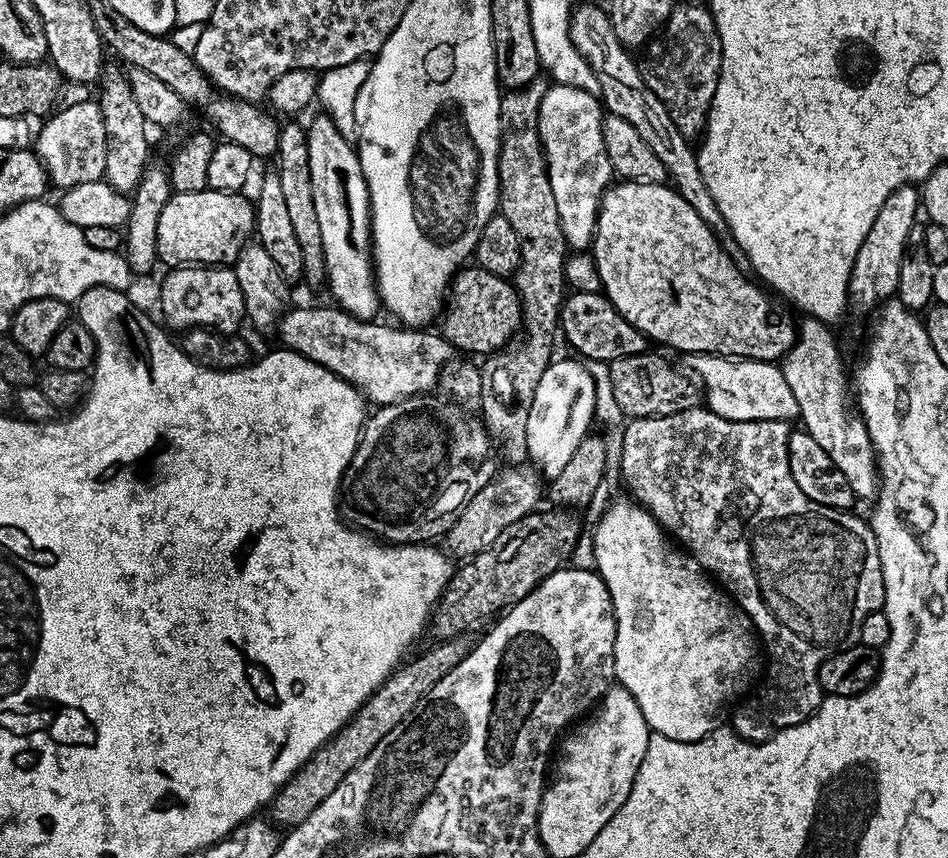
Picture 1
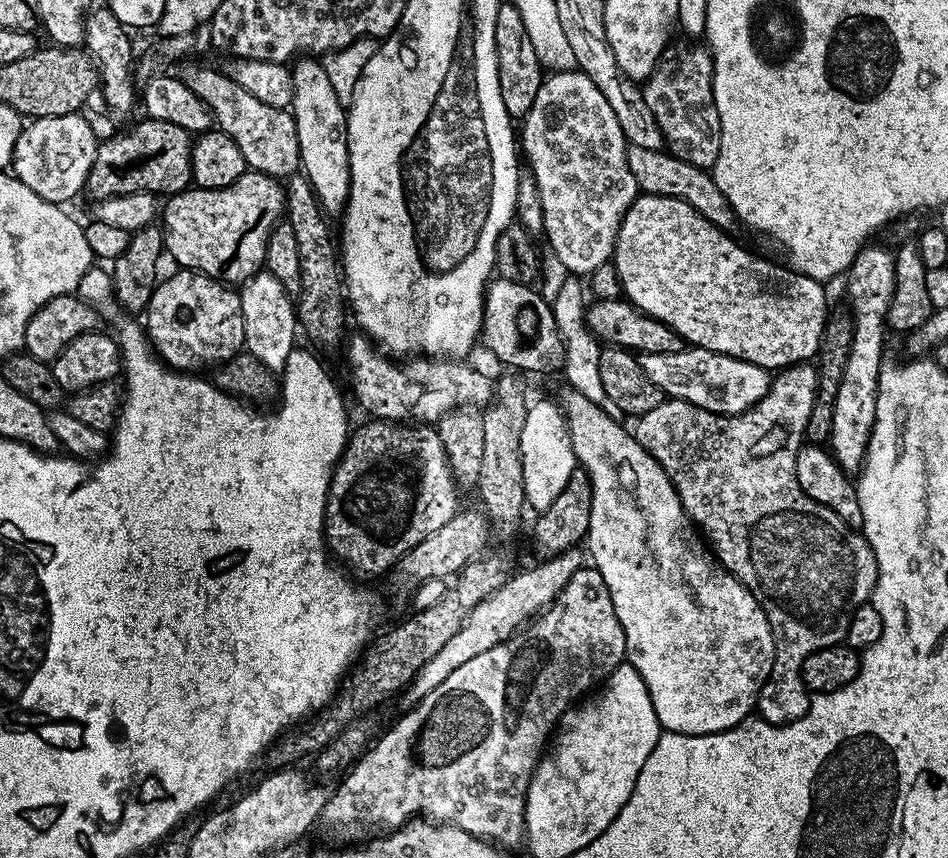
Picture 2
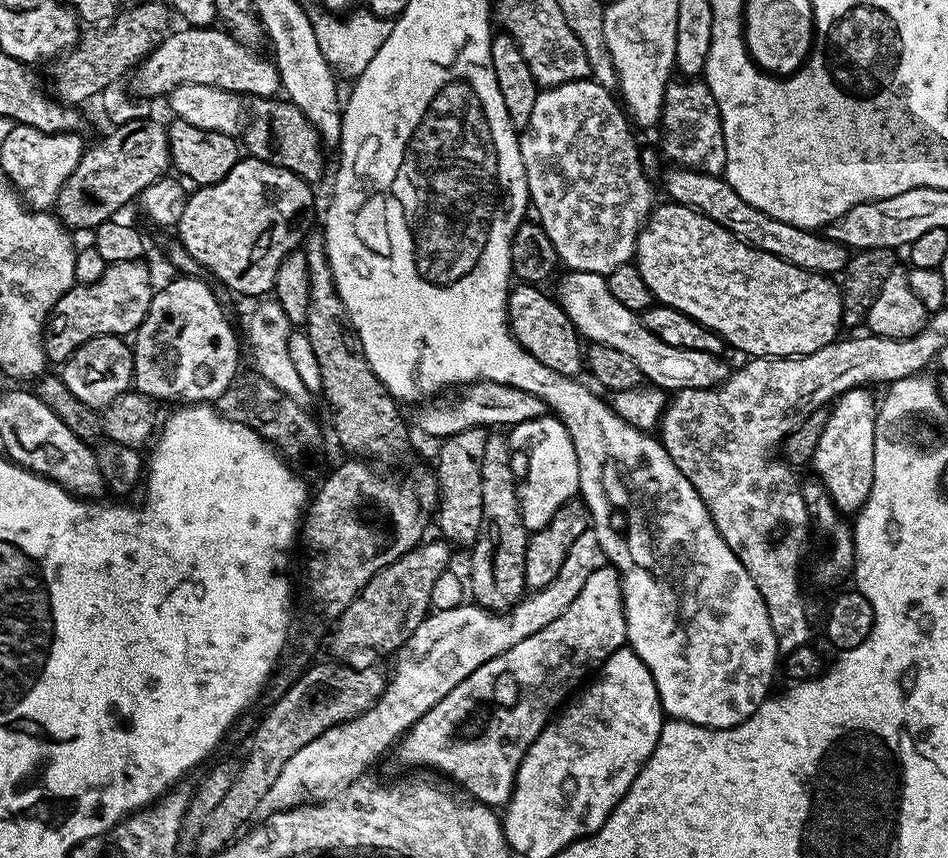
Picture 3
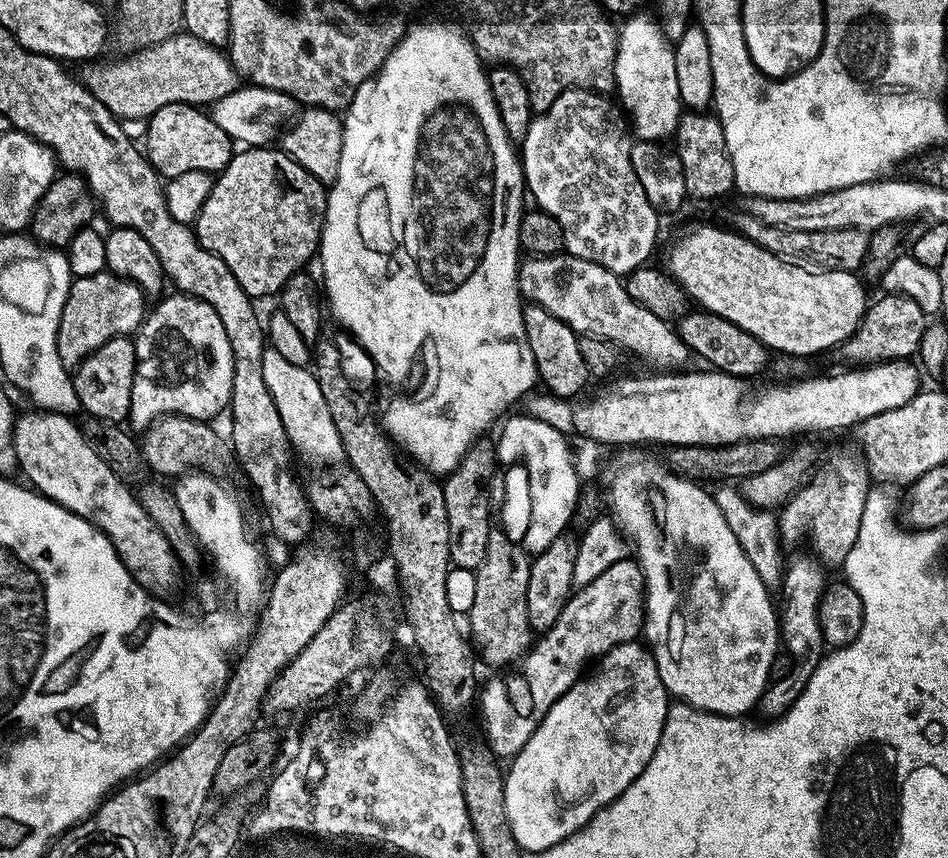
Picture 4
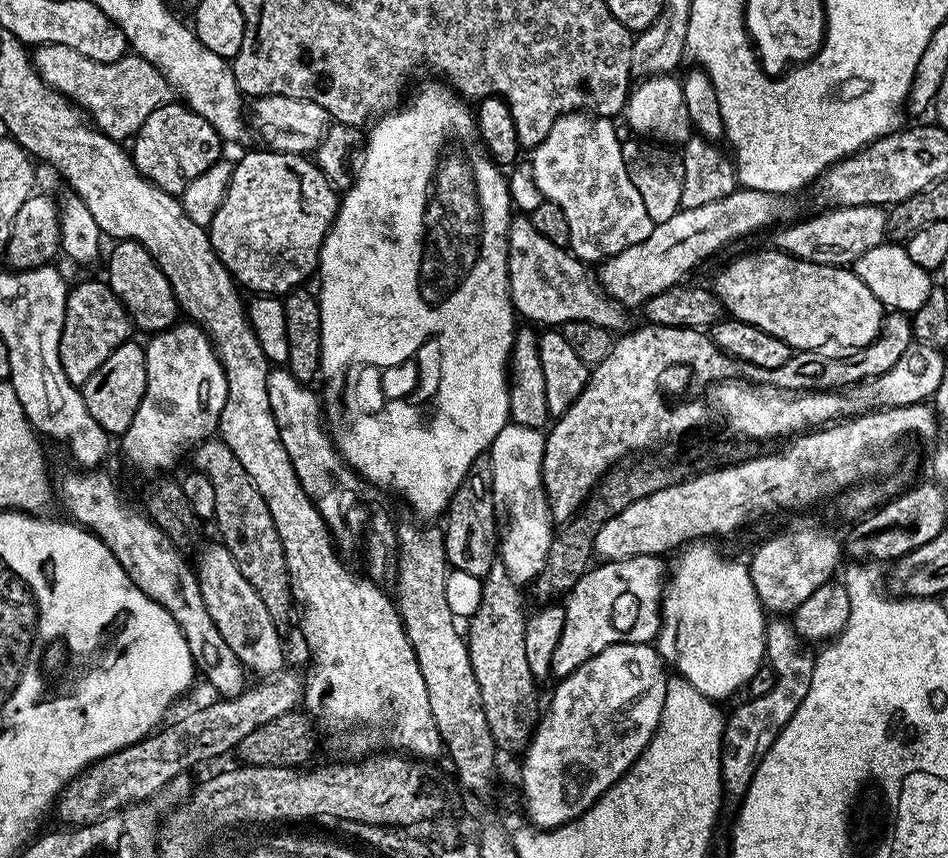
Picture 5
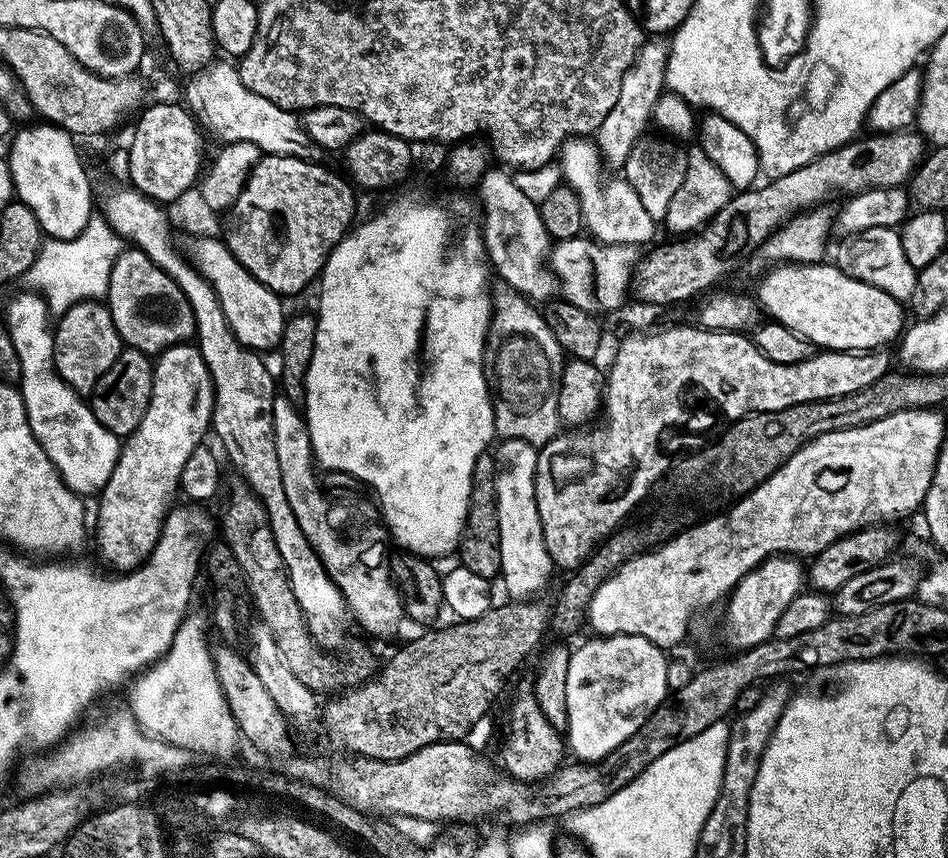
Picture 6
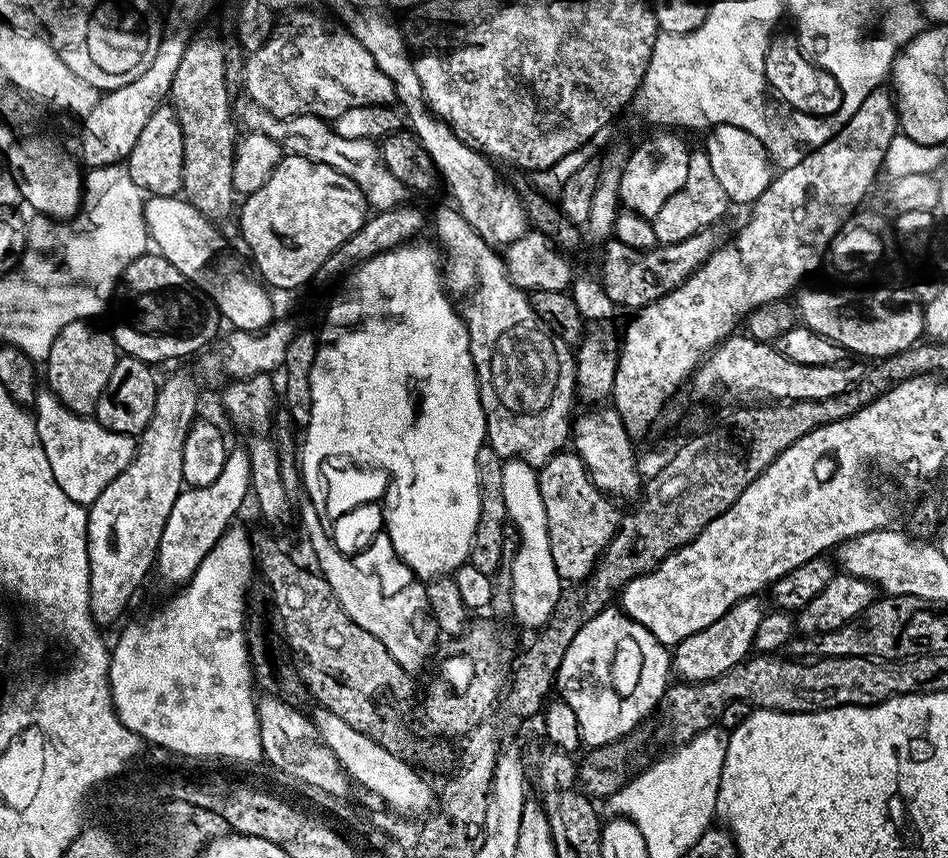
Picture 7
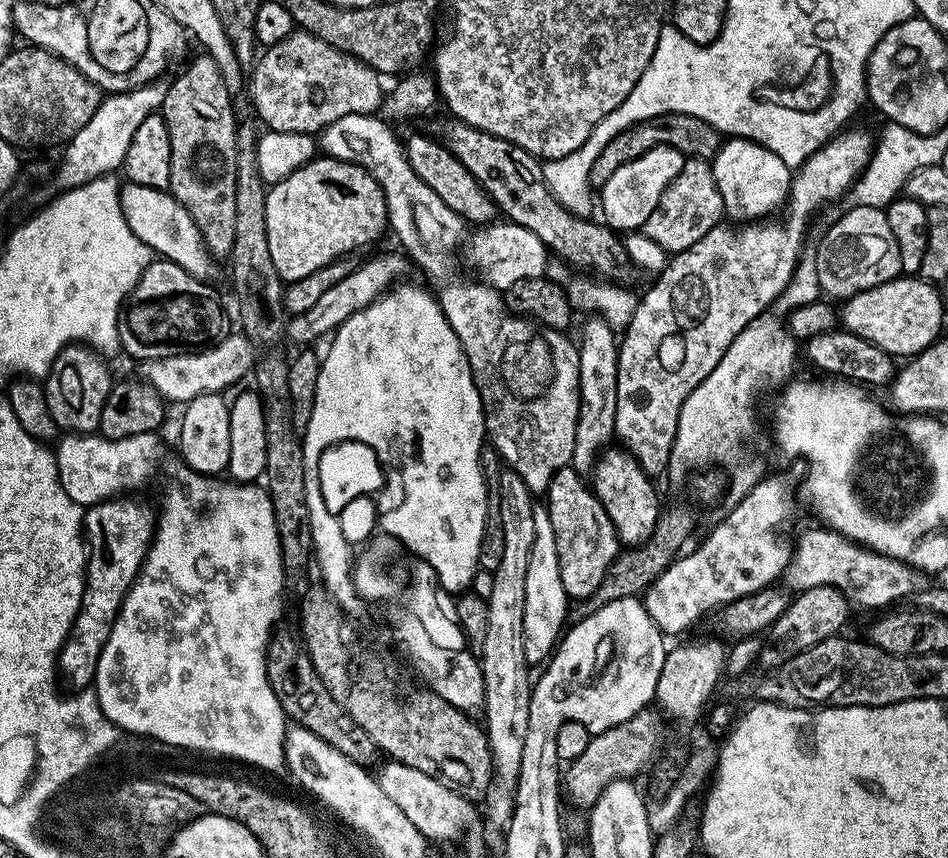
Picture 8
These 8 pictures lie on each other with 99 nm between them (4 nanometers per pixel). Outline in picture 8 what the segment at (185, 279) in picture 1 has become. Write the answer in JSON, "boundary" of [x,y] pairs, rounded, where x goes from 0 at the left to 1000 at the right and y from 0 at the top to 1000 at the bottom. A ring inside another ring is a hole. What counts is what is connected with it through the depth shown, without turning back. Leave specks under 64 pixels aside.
{"boundary":[[[119,580],[96,589],[89,599],[86,617],[91,631],[91,666],[89,691],[80,724],[72,735],[72,742],[63,755],[61,788],[72,804],[89,804],[101,791],[103,767],[112,744],[127,714],[131,693],[142,678],[152,647],[160,634],[162,619],[162,592],[139,580]]]}

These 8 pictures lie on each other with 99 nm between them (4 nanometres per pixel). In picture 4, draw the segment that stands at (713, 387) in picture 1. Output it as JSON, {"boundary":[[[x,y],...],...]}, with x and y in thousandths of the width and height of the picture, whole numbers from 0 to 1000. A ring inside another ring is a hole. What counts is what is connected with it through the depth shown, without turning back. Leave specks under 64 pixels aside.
{"boundary":[[[557,298],[546,314],[549,344],[554,351],[572,357],[584,371],[593,371],[610,389],[633,392],[643,396],[659,411],[668,410],[685,420],[692,431],[717,431],[728,420],[726,406],[706,374],[686,366],[681,357],[673,357],[658,337],[658,326],[649,317],[631,310],[618,301],[590,298]]]}

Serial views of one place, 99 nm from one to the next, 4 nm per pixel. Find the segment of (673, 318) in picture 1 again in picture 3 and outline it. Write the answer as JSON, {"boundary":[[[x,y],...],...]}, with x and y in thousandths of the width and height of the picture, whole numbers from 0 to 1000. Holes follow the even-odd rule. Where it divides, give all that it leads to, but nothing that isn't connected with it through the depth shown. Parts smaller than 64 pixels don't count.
{"boundary":[[[700,235],[697,242],[696,239],[689,241],[684,255],[679,259],[679,265],[675,267],[674,277],[671,279],[669,307],[673,319],[677,322],[677,329],[681,329],[691,353],[701,354],[728,371],[732,371],[741,380],[745,380],[757,388],[769,407],[777,406],[778,409],[786,410],[784,414],[789,417],[859,413],[859,408],[867,408],[867,403],[879,400],[884,392],[882,386],[886,387],[888,382],[889,357],[886,351],[886,338],[881,325],[863,317],[855,317],[849,312],[833,310],[833,305],[822,303],[816,296],[808,296],[804,291],[793,289],[787,281],[778,279],[774,273],[770,273],[770,268],[757,263],[757,259],[753,259],[749,254],[745,254],[739,247],[733,247],[731,242],[725,242],[718,238]]]}

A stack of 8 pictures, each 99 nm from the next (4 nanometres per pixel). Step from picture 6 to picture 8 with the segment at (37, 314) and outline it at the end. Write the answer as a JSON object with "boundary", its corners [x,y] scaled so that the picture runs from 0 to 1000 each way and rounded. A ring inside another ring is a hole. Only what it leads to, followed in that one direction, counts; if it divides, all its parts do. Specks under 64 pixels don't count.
{"boundary":[[[155,503],[154,506],[141,506],[137,510],[128,513],[114,513],[111,508],[104,506],[68,506],[62,509],[58,519],[57,530],[61,552],[70,576],[79,587],[85,590],[96,590],[105,587],[109,583],[117,583],[126,579],[128,576],[135,576],[138,569],[148,569],[165,550],[165,544],[169,541],[169,535],[173,531],[173,517],[168,513],[165,503]]]}

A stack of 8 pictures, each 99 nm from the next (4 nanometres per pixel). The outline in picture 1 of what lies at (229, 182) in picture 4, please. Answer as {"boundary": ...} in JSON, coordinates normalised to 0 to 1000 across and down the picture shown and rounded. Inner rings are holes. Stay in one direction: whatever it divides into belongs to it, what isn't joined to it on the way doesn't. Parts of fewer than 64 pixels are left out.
{"boundary":[[[182,223],[179,235],[171,244],[167,253],[167,296],[166,304],[170,309],[177,308],[178,314],[191,310],[245,310],[249,307],[253,293],[263,283],[270,263],[270,245],[265,232],[257,226],[247,224],[213,224]]]}

